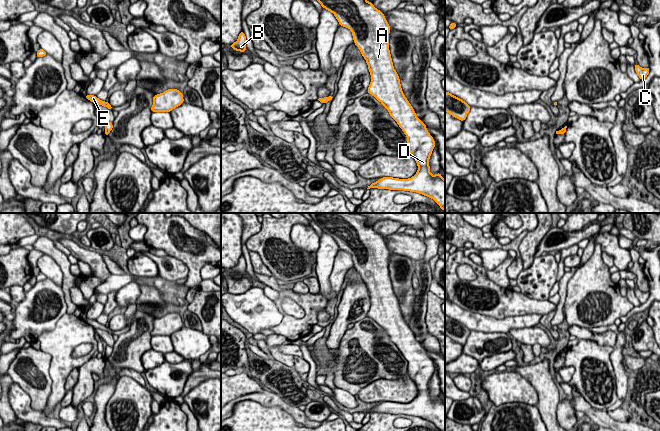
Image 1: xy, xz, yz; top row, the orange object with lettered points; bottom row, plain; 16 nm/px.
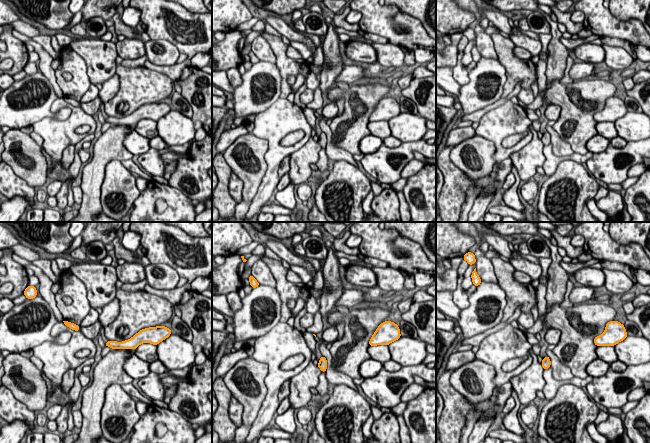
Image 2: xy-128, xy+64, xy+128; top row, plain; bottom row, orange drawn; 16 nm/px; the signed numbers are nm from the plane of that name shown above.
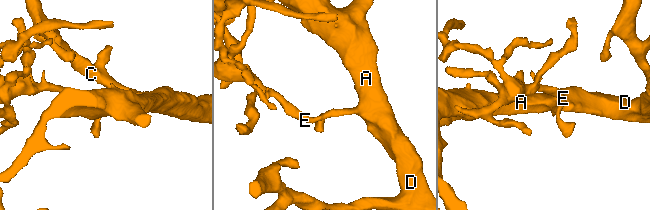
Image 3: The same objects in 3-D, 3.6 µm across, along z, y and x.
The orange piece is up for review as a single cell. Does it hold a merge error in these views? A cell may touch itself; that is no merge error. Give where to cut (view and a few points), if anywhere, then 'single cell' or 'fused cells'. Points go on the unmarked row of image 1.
no cut; single cell

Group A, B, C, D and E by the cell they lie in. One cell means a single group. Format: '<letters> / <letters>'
A B C D E

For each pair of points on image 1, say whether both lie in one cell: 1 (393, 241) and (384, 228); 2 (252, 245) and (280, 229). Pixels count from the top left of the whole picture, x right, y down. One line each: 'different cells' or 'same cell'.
1: different cells
2: same cell

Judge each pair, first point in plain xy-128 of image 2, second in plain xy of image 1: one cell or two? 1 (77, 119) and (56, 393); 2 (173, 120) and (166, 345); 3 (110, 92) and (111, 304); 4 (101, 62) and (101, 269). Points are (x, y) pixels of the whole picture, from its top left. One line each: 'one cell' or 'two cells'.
1: one cell
2: two cells
3: two cells
4: one cell

